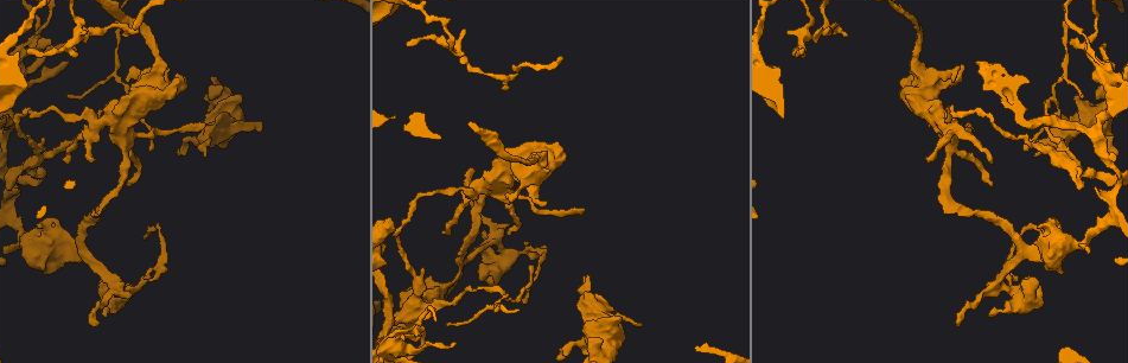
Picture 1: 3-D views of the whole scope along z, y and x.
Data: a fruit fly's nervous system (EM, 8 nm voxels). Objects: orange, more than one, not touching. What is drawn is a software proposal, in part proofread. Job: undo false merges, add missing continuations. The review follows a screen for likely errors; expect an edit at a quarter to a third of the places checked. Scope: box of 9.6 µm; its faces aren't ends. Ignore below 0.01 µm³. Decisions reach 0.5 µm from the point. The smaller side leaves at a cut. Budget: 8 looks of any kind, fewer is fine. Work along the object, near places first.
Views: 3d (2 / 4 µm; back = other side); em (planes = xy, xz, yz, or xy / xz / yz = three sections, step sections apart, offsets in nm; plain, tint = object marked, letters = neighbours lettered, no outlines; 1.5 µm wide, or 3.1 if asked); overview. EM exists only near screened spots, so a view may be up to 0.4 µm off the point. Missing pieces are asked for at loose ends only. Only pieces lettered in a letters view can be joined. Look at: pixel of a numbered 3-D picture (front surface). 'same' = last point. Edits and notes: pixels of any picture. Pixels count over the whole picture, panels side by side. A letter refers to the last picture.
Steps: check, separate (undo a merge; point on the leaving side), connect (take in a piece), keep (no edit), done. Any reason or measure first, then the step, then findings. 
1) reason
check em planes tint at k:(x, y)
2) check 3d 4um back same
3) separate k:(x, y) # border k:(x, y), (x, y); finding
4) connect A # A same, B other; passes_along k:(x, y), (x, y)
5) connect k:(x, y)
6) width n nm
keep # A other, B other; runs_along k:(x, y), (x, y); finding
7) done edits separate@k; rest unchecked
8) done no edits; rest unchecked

closes a loop
check em xy step 4 tint at 1:(982, 116)

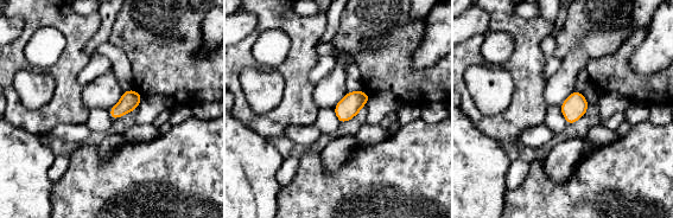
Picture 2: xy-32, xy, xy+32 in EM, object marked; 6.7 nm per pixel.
check em planes letters same

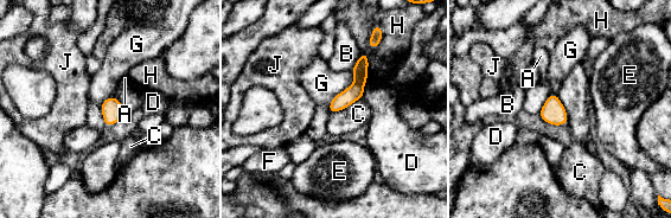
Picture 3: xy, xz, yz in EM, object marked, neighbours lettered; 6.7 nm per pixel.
longest_contact G 300 nm
separate 3:(353, 93) # A other, B other, C other, D other, E other, F other, G other, H other, J other; border 3:(355, 81), (363, 85); a second cell is stuck on

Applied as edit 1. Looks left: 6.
check overview

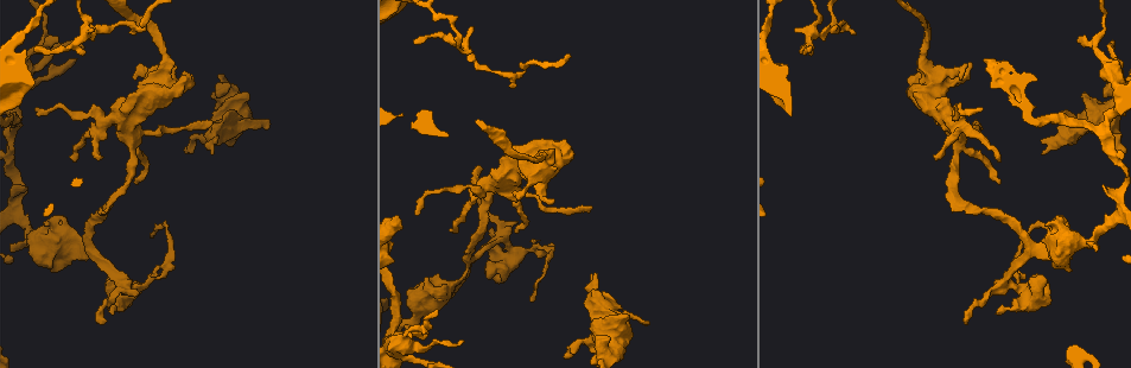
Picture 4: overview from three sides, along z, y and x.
abrupt turn
check 3d 4um at 4:(140, 28)

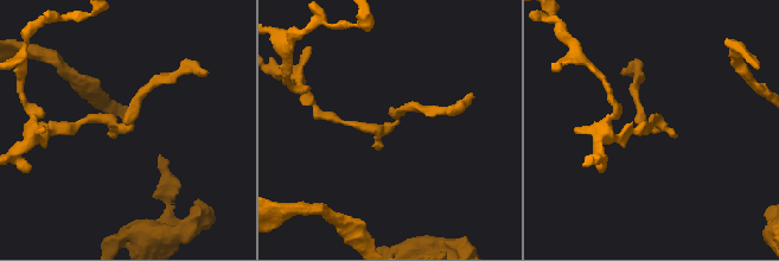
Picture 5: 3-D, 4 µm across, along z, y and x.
shape alone is not enough
check em planes letters at 5:(390, 124)

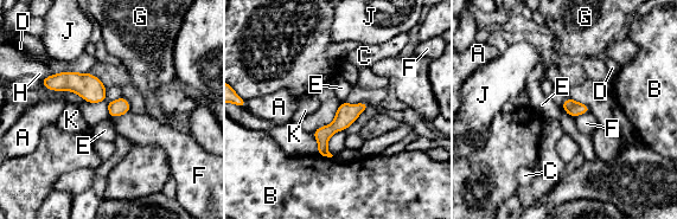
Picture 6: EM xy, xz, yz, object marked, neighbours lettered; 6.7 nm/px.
keep # A other, B other, C other, D other, E other, F other, G other, H other, J other, K other; continuous, no second cell

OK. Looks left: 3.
free end
check em planes letters at 4:(933, 155)

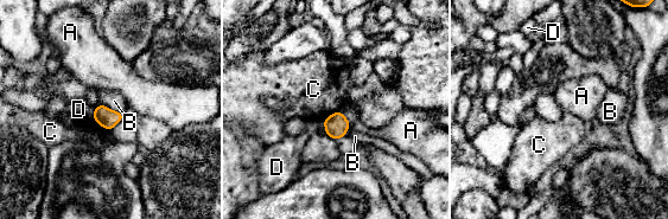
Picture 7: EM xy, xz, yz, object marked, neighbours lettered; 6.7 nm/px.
keep # A other, B other, C other, D other; border 7:(100, 102), (121, 113); none of them fits

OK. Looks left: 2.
done edits separate@3; rest unchecked

